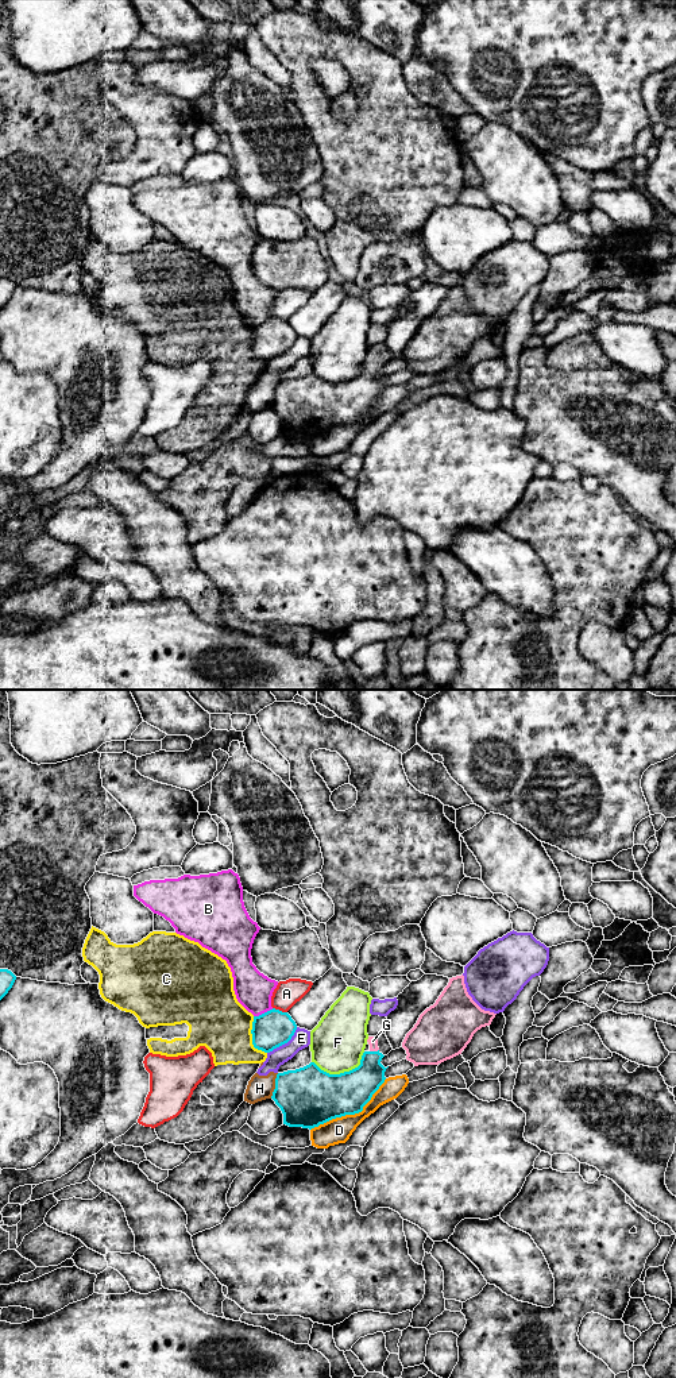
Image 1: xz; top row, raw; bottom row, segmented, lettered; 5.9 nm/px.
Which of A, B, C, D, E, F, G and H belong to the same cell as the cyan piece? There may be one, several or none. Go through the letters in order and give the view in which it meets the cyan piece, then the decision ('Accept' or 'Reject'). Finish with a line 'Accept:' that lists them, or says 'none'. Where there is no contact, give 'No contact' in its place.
A: Touches cyan in xz. Reject
B: Touches cyan in xz. Reject
C: Touches cyan in xz. Reject
D: Touches cyan in xz. Reject
E: Touches cyan in xz. Reject
F: Touches cyan in xz. Reject
G: Touches cyan in xz. Accept
H: Touches cyan in xz. Reject
Accept: G

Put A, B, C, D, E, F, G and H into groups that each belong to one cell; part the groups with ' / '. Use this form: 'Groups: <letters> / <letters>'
Groups: A / B / C / D / E H / F / G

